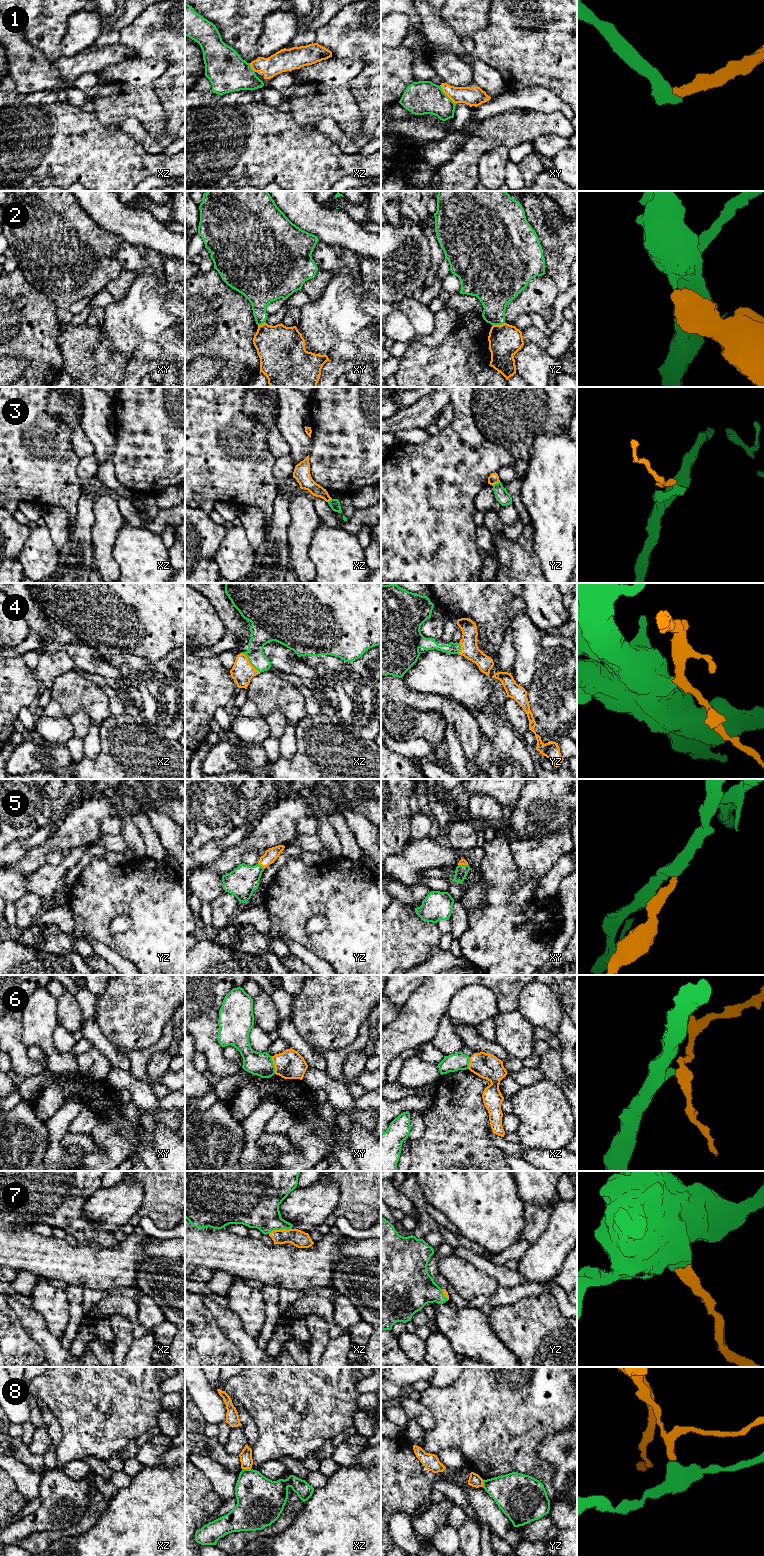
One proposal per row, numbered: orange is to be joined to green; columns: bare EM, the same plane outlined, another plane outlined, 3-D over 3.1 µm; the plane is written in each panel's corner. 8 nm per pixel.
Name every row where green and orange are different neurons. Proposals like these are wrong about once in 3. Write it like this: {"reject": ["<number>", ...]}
{"reject": ["1", "2", "3", "6", "8"]}

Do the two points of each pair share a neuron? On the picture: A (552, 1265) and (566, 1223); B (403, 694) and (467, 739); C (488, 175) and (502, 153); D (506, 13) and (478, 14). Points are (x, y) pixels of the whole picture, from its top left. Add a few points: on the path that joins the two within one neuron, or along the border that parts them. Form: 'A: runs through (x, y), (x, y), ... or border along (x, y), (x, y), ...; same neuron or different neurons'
A: runs through (552, 1255), (552, 1246), (562, 1233); same neuron
B: runs through (421, 701), (439, 704), (457, 721); same neuron
C: runs through (491, 170), (492, 164), (497, 158); same neuron
D: border along (490, 10), (488, 22), (475, 32); different neurons

